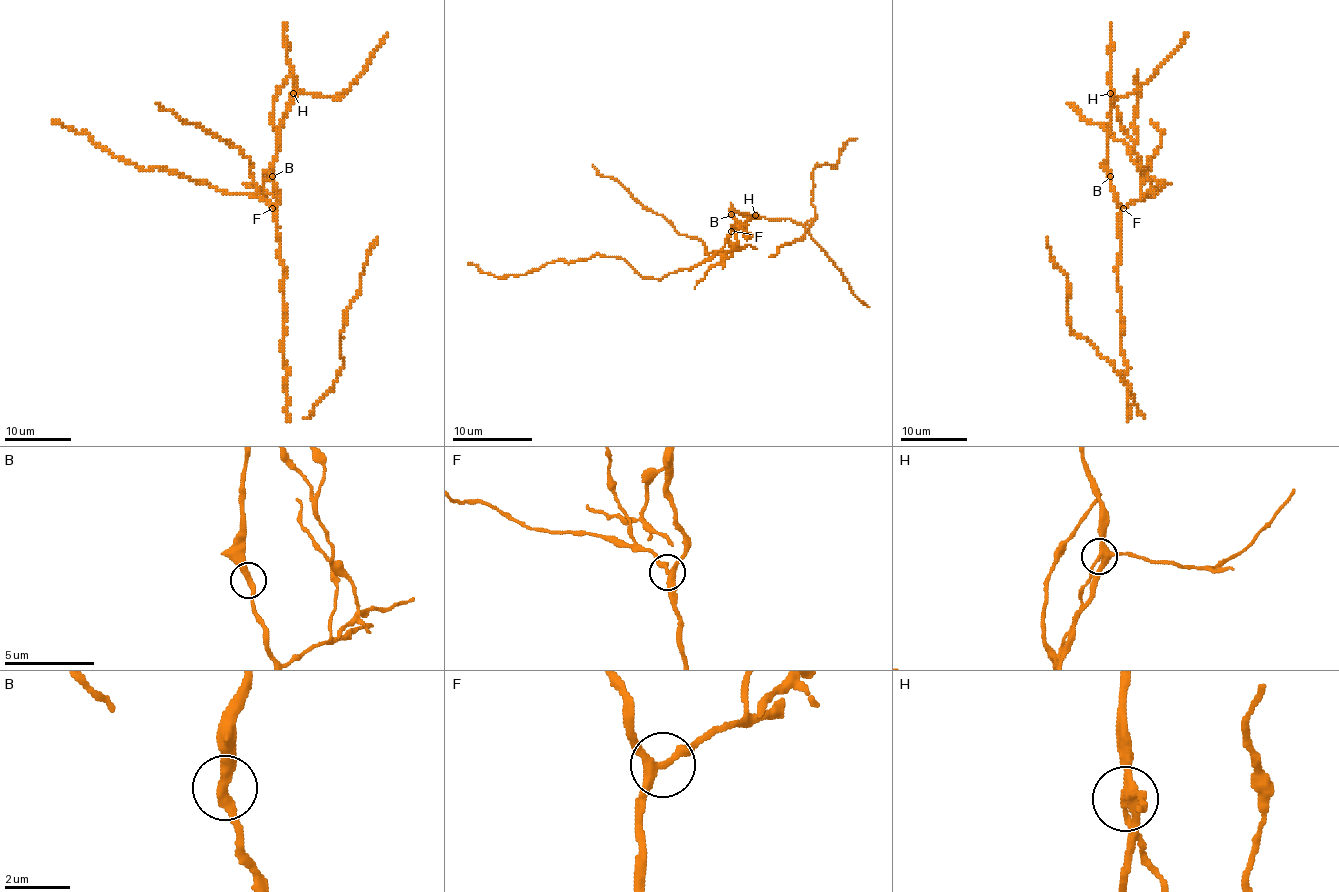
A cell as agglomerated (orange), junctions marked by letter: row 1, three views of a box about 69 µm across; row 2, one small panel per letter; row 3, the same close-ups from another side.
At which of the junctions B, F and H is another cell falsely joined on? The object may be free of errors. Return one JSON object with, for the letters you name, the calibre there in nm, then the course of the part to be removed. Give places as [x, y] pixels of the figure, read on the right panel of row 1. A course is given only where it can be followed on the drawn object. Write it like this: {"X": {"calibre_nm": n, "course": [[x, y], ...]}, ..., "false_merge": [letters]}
{"H": {"calibre_nm": 280, "course": [[1110, 92], [1122, 129], [1135, 143], [1138, 129], [1133, 124], [1138, 91], [1135, 76], [1138, 69]]}, "false_merge": ["H"]}

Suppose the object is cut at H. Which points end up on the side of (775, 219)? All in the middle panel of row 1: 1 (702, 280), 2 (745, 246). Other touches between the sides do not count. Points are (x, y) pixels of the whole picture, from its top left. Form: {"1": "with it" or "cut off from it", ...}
{"1": "cut off from it", "2": "cut off from it"}

